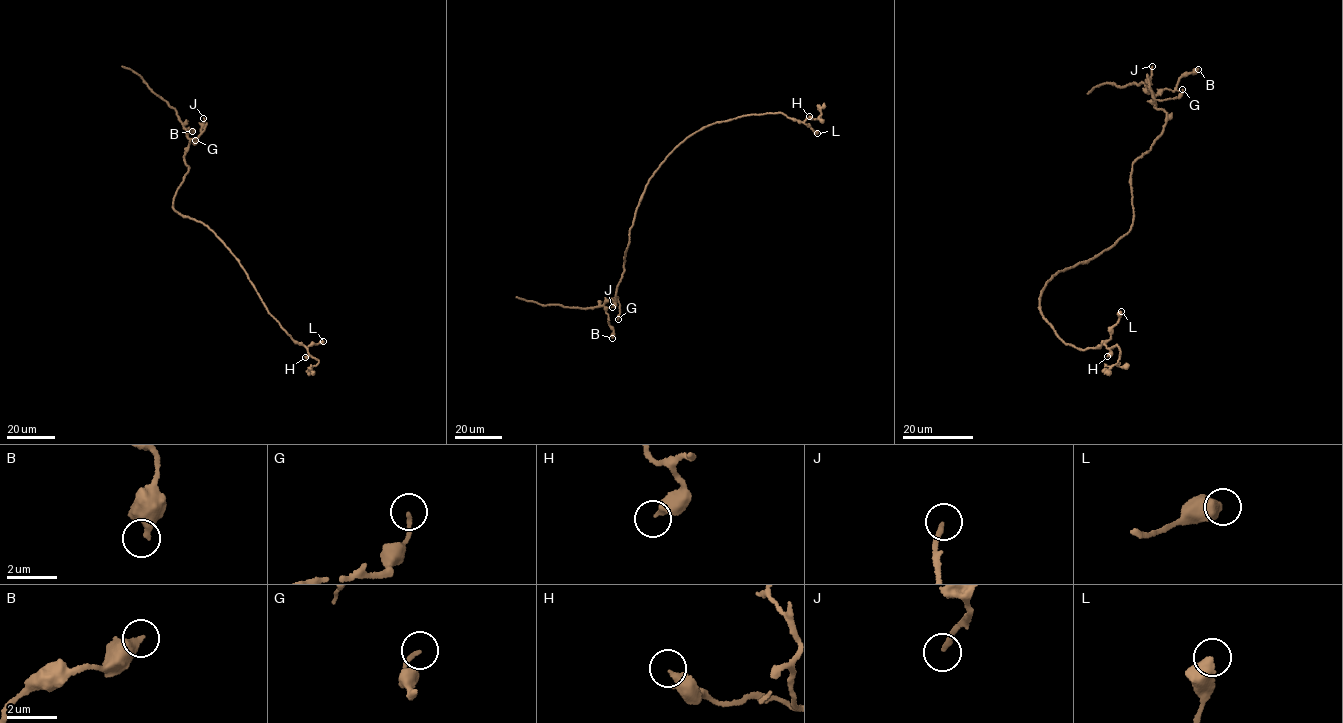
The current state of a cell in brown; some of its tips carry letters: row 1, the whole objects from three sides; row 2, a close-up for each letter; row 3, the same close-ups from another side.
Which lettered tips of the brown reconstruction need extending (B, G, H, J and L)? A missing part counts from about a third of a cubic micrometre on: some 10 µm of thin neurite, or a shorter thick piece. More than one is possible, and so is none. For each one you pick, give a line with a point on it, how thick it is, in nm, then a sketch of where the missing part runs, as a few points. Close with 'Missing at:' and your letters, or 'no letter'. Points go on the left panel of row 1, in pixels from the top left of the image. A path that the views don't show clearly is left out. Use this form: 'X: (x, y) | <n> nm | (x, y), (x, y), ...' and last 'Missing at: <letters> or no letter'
J: (203, 118) | 190 nm
Missing at: J

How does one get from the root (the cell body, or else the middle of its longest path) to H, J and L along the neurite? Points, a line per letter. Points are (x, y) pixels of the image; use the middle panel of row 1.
H: (642, 197), (648, 180), (666, 157), (703, 127), (752, 114), (780, 112), (803, 122), (812, 118), (809, 116)
J: (642, 197), (629, 232), (624, 269), (612, 307)
L: (642, 197), (648, 180), (666, 157), (689, 136), (711, 124), (743, 115), (780, 112), (810, 126), (817, 133)

